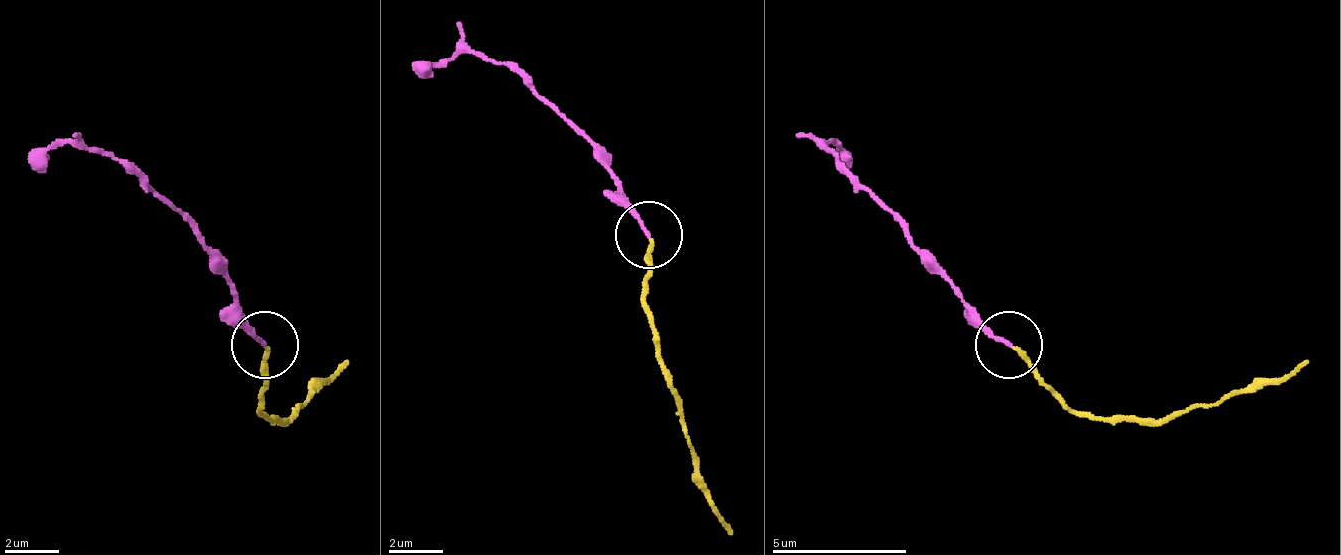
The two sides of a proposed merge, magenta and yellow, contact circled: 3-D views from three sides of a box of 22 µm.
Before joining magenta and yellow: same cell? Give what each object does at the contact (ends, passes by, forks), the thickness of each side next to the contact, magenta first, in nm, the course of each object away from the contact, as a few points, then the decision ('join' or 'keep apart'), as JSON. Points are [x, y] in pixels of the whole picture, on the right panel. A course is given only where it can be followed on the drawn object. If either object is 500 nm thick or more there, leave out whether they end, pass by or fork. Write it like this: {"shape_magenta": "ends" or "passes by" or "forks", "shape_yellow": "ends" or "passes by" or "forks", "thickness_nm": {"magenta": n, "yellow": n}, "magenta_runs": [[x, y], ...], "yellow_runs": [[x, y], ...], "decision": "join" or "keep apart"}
{"shape_magenta": "ends", "shape_yellow": "ends", "thickness_nm": {"magenta": 150, "yellow": 160}, "magenta_runs": [[1010, 343], [977, 316], [835, 161], [829, 147], [835, 147], [842, 174]], "yellow_runs": [[1010, 349], [1071, 410], [1111, 417], [1165, 417], [1260, 390], [1307, 363]], "decision": "join"}

